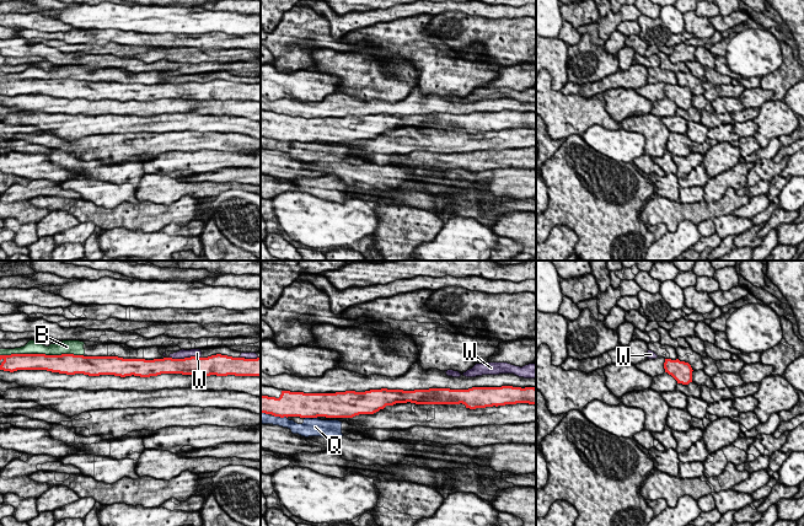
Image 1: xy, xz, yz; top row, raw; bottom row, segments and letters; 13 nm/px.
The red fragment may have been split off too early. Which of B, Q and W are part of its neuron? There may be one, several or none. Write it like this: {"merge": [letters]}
{"merge": []}

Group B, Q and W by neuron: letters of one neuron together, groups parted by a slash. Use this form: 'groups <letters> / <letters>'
groups B W / Q

